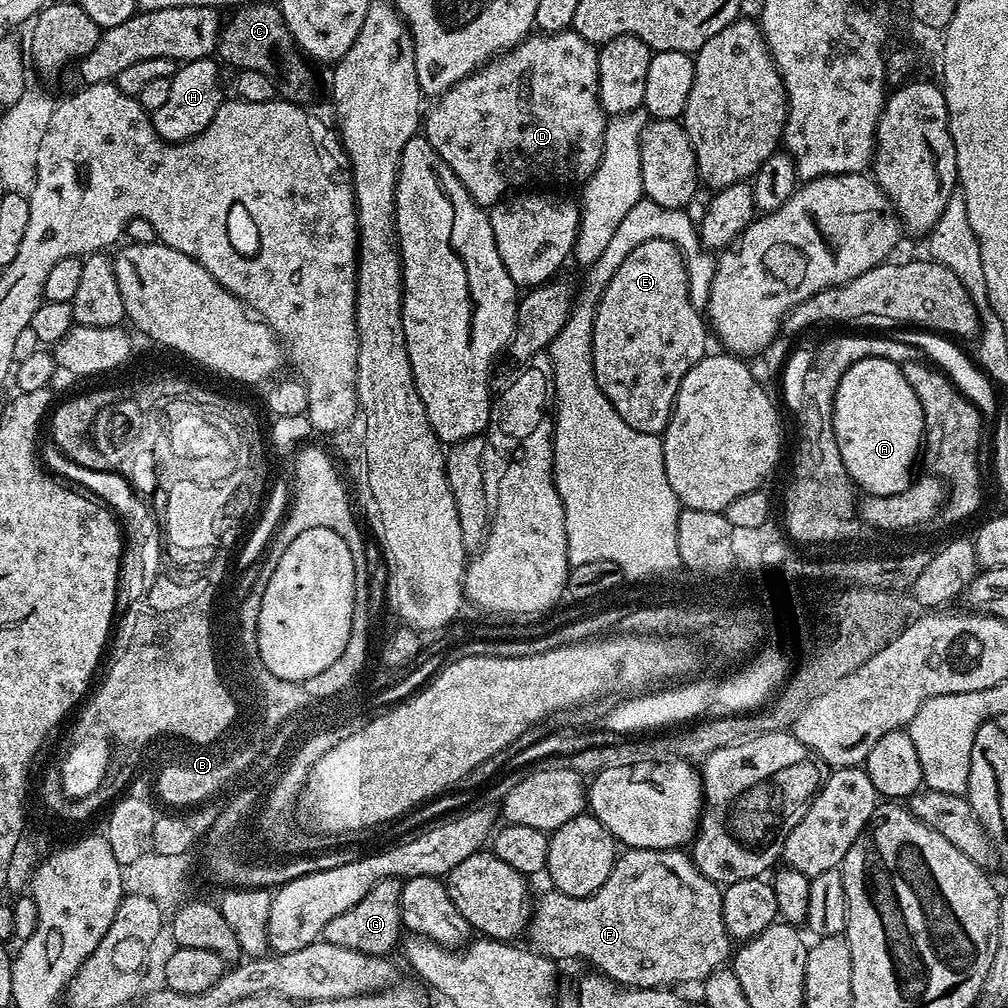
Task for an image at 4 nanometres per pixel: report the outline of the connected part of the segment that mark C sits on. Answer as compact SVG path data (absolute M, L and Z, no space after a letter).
M275 3L244 4L229 20L227 17L220 29L220 41L216 43L215 55L225 65L228 63L232 70L258 70L258 74L271 76L278 82L279 91L293 102L303 101L303 96L308 92L309 65L300 49L296 47L294 38Z

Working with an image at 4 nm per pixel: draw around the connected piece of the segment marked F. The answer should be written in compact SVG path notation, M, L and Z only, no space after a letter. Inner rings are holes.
M630 848L621 851L616 858L616 865L612 867L610 878L594 894L589 896L567 896L555 890L548 893L534 904L534 911L530 917L530 923L526 928L526 936L529 936L531 947L546 956L550 960L563 962L563 960L585 960L593 964L597 973L603 974L627 989L630 988L659 988L667 989L669 986L680 986L676 984L692 984L703 982L711 976L714 970L718 970L729 959L730 937L722 920L722 888L710 878L706 878L696 868L691 855L687 851L674 848L663 848L662 850L650 850L649 848Z

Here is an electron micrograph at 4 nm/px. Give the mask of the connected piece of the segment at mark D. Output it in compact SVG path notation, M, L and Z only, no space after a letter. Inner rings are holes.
M575 30L567 32L550 32L547 34L532 34L520 41L515 48L508 49L499 58L493 58L480 67L477 72L470 73L462 78L450 90L446 90L435 101L432 109L427 109L422 120L422 134L438 150L442 162L450 170L454 170L456 177L466 186L466 190L477 204L491 206L500 203L504 192L513 184L516 190L520 190L523 184L548 184L553 180L556 184L578 184L583 185L585 181L594 174L600 159L603 156L604 125L606 113L600 104L598 94L598 58L600 57L597 45L591 44L586 38L582 38Z

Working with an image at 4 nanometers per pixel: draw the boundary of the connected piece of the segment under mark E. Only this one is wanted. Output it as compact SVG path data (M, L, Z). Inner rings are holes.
M662 240L642 242L627 255L610 279L597 306L593 324L592 369L602 394L606 394L614 410L618 410L620 417L634 426L634 430L663 433L672 417L682 378L686 378L686 374L690 374L690 370L709 351L710 332L705 317L690 300L689 269L684 253L676 245Z

